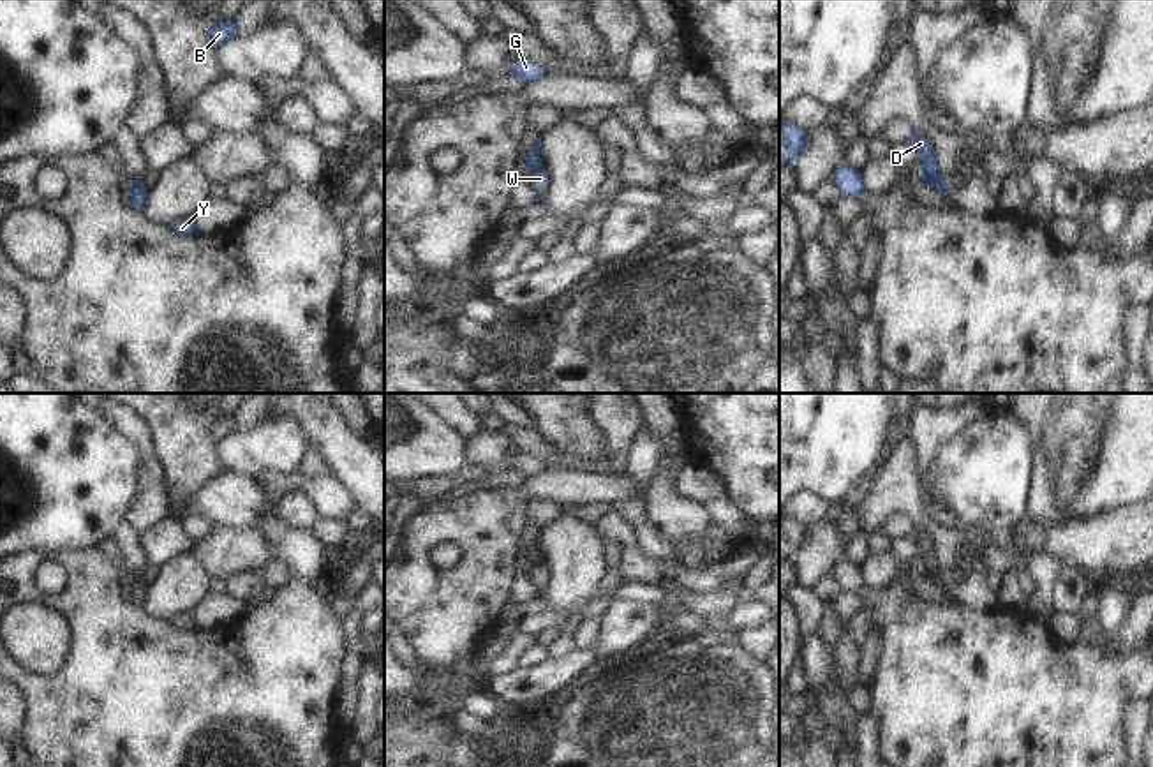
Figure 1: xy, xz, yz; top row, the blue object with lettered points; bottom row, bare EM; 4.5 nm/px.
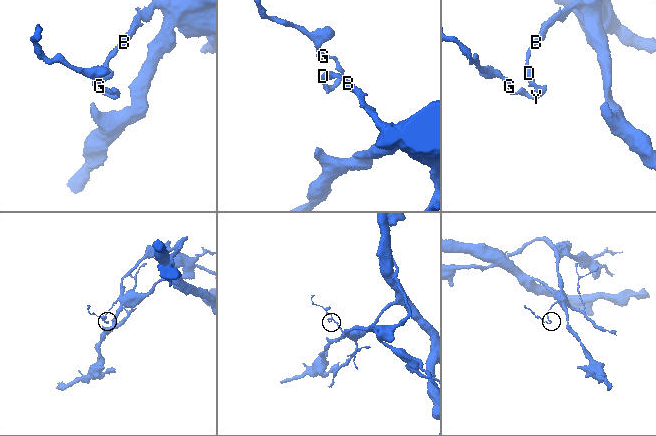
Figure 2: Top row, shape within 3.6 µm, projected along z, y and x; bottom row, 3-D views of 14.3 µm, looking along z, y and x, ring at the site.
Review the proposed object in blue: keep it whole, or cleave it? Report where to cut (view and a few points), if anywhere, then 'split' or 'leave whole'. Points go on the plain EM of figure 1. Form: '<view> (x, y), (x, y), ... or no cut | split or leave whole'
no cut | leave whole

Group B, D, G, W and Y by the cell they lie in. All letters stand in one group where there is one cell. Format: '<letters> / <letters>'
B D G W Y

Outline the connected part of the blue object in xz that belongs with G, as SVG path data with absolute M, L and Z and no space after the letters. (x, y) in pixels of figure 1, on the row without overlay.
M517 451L511 458L511 471L524 478L532 478L547 469L531 455Z

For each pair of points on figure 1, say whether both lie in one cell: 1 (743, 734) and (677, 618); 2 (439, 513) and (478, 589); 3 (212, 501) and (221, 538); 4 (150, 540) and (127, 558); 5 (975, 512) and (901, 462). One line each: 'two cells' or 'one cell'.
1: two cells
2: one cell
3: two cells
4: two cells
5: two cells

